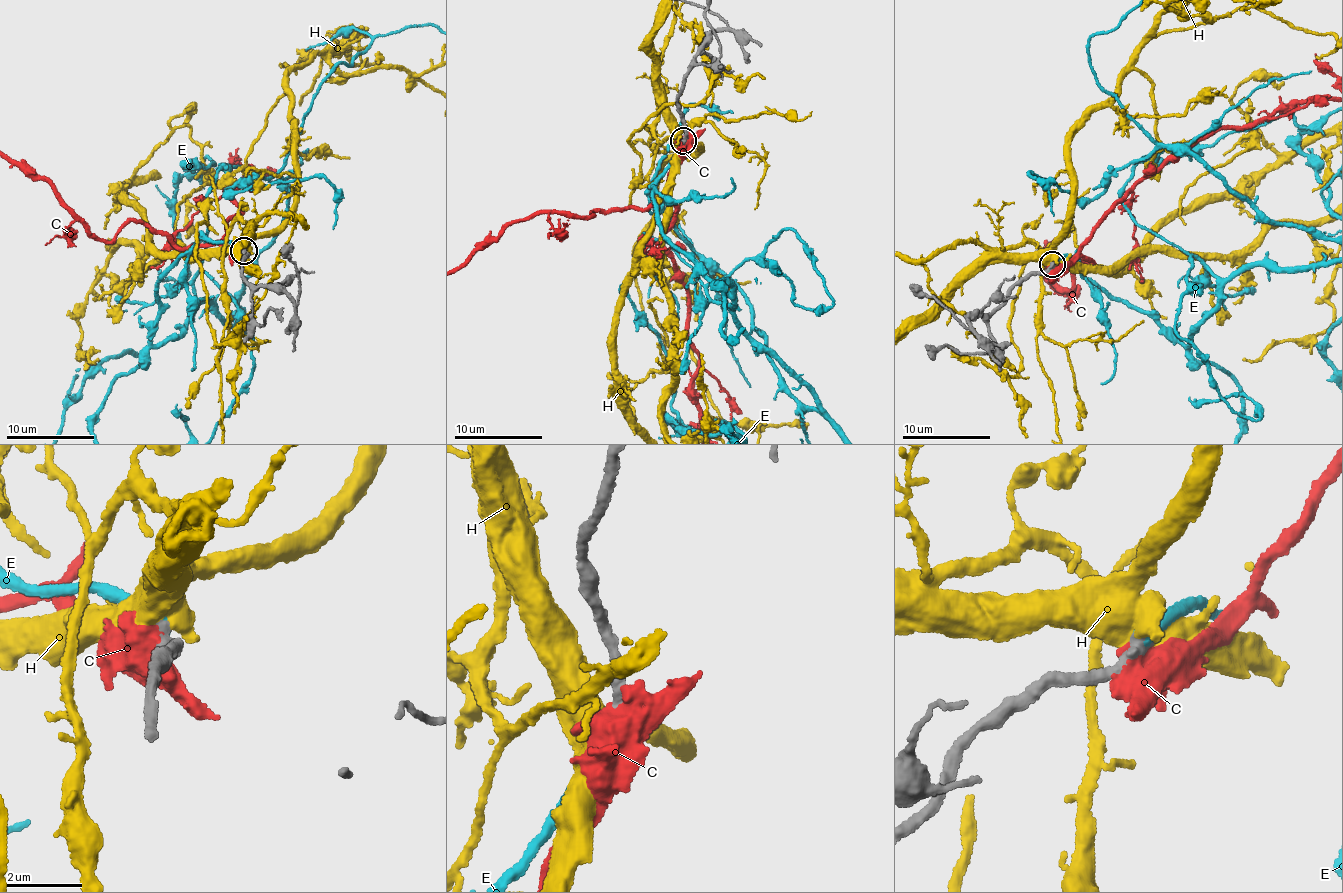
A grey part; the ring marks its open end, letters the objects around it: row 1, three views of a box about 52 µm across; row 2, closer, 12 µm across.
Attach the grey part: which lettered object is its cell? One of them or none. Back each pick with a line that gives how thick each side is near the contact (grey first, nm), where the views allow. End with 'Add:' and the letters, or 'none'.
E: Thickness 360 nm (grey) against 320 nm
Add: E

